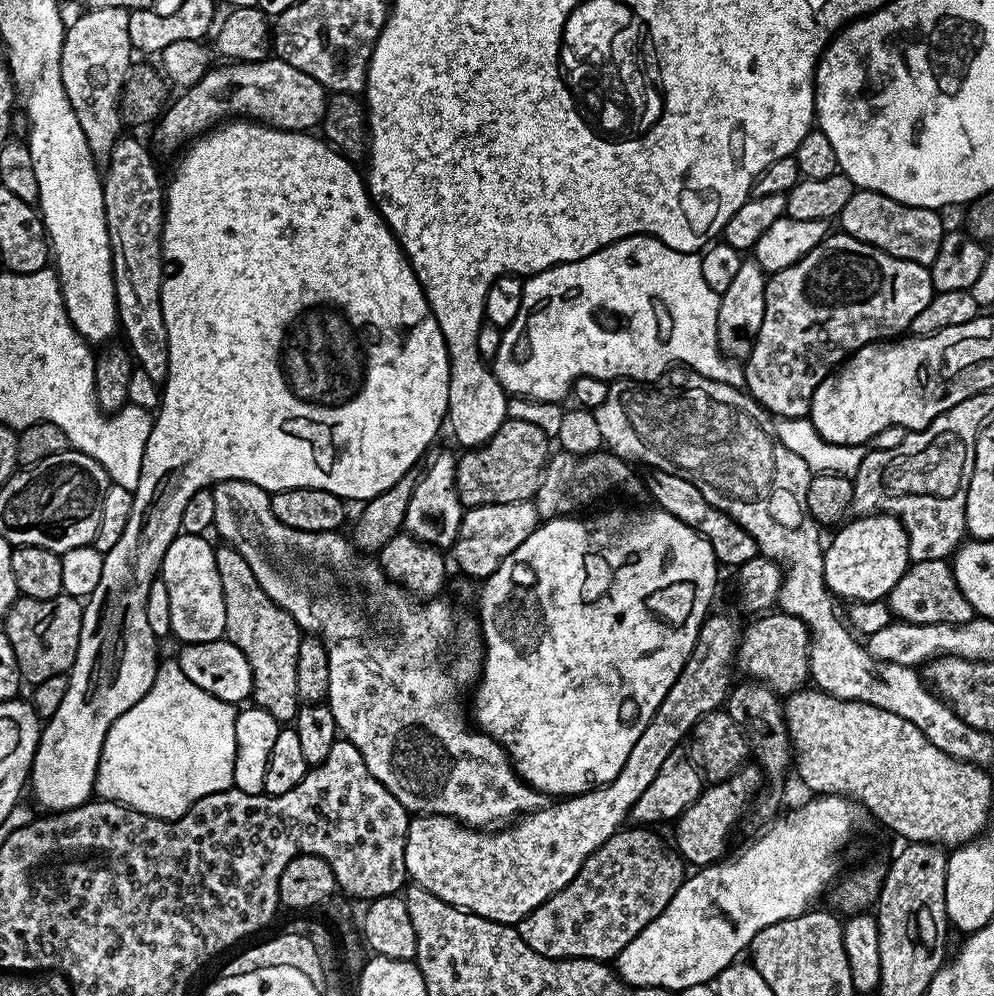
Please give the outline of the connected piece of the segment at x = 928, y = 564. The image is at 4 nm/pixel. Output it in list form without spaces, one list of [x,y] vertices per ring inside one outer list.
[[[917,560],[909,563],[898,582],[888,591],[888,608],[906,624],[969,624],[974,613],[962,592],[948,560]]]

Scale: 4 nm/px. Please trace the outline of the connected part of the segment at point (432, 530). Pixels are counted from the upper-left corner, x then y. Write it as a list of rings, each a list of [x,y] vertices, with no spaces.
[[[440,452],[428,464],[428,469],[419,473],[414,492],[406,508],[403,527],[409,536],[414,536],[424,544],[441,550],[451,549],[458,538],[458,526],[466,511],[460,501],[460,491],[456,488],[457,457],[448,452]]]

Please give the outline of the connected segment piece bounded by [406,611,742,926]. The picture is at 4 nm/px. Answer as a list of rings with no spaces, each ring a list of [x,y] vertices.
[[[713,611],[704,620],[694,642],[694,650],[686,666],[682,666],[682,674],[678,674],[674,686],[670,686],[666,698],[662,698],[654,718],[650,718],[646,730],[642,730],[638,742],[634,742],[634,750],[630,750],[626,766],[618,770],[618,778],[614,778],[609,784],[592,788],[580,796],[545,803],[537,812],[529,812],[527,816],[519,817],[514,826],[497,832],[469,828],[449,816],[413,815],[408,822],[406,838],[406,870],[409,881],[417,888],[430,890],[430,894],[442,898],[442,902],[450,902],[450,906],[464,908],[499,924],[519,925],[522,918],[542,906],[542,902],[549,900],[555,892],[565,888],[578,874],[578,870],[582,870],[586,858],[590,858],[590,854],[598,850],[598,846],[602,846],[625,827],[624,818],[626,820],[629,817],[633,805],[642,796],[646,786],[654,782],[658,770],[662,770],[662,762],[666,762],[666,758],[670,758],[670,754],[683,745],[680,744],[683,740],[685,743],[692,727],[703,716],[717,711],[727,701],[730,685],[733,683],[732,668],[734,672],[736,649],[739,648],[741,639],[742,624],[734,617]]]

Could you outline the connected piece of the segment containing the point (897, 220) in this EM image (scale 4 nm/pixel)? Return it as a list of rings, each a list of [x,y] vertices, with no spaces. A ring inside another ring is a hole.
[[[853,191],[850,202],[842,206],[838,217],[839,231],[850,238],[858,238],[858,242],[866,242],[894,258],[902,258],[910,262],[918,262],[931,266],[938,255],[938,246],[942,246],[942,238],[946,225],[939,211],[934,208],[906,206],[902,202],[894,202],[894,198],[886,198],[886,194],[877,192]]]

